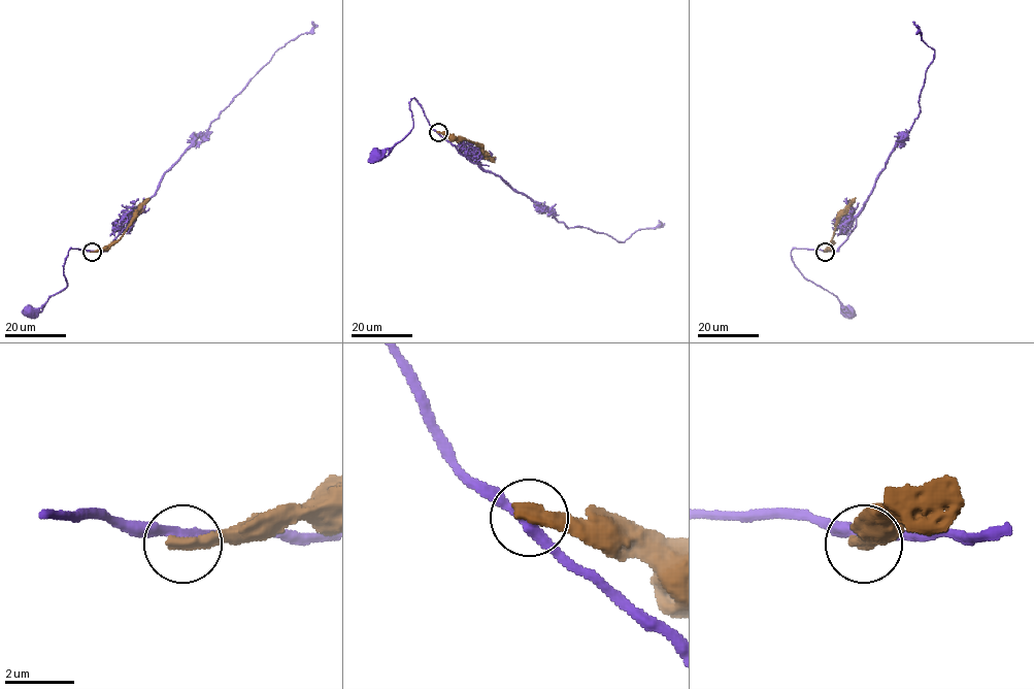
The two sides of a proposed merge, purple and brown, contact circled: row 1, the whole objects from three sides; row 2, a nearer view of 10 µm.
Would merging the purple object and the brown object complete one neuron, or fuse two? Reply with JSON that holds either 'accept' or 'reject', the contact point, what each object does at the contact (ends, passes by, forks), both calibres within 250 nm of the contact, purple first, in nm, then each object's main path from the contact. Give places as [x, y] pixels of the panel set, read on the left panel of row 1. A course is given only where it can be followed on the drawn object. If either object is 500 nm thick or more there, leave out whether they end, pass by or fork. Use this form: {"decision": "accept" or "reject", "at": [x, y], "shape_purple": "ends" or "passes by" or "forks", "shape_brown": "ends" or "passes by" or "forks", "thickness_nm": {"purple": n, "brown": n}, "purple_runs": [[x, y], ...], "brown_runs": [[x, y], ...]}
{"decision": "reject", "at": [92, 252], "shape_purple": "passes by", "shape_brown": "ends", "thickness_nm": {"purple": 280, "brown": 420}, "purple_runs": [[92, 252], [70, 248], [63, 271], [67, 286], [30, 313]], "brown_runs": [[92, 252], [107, 249], [117, 241], [134, 212], [148, 197]]}

